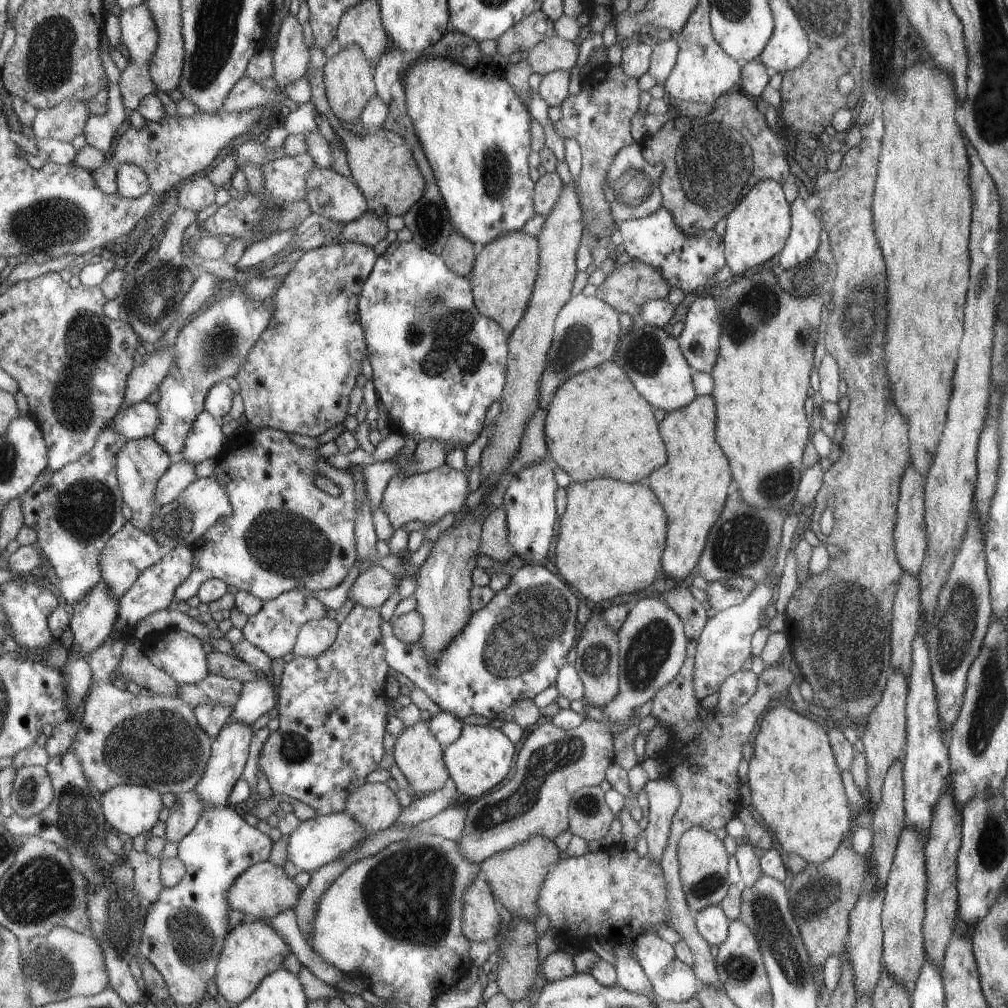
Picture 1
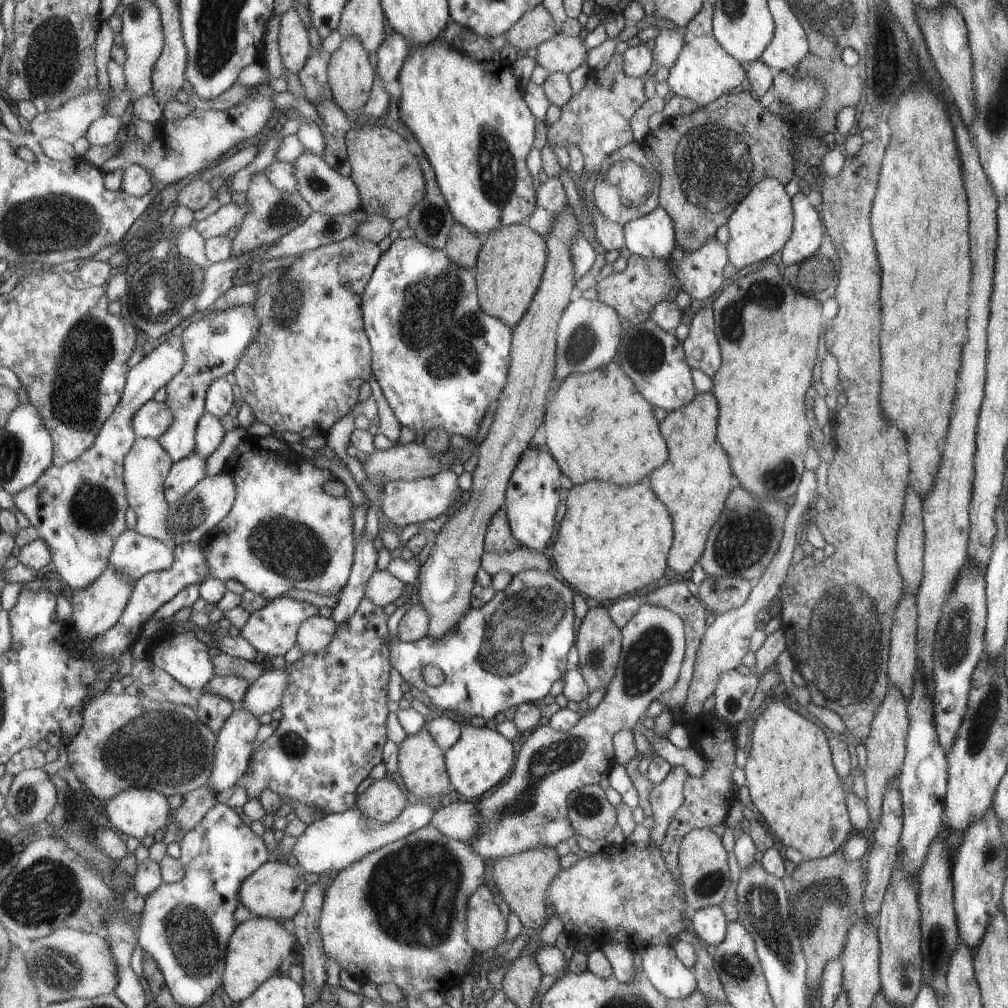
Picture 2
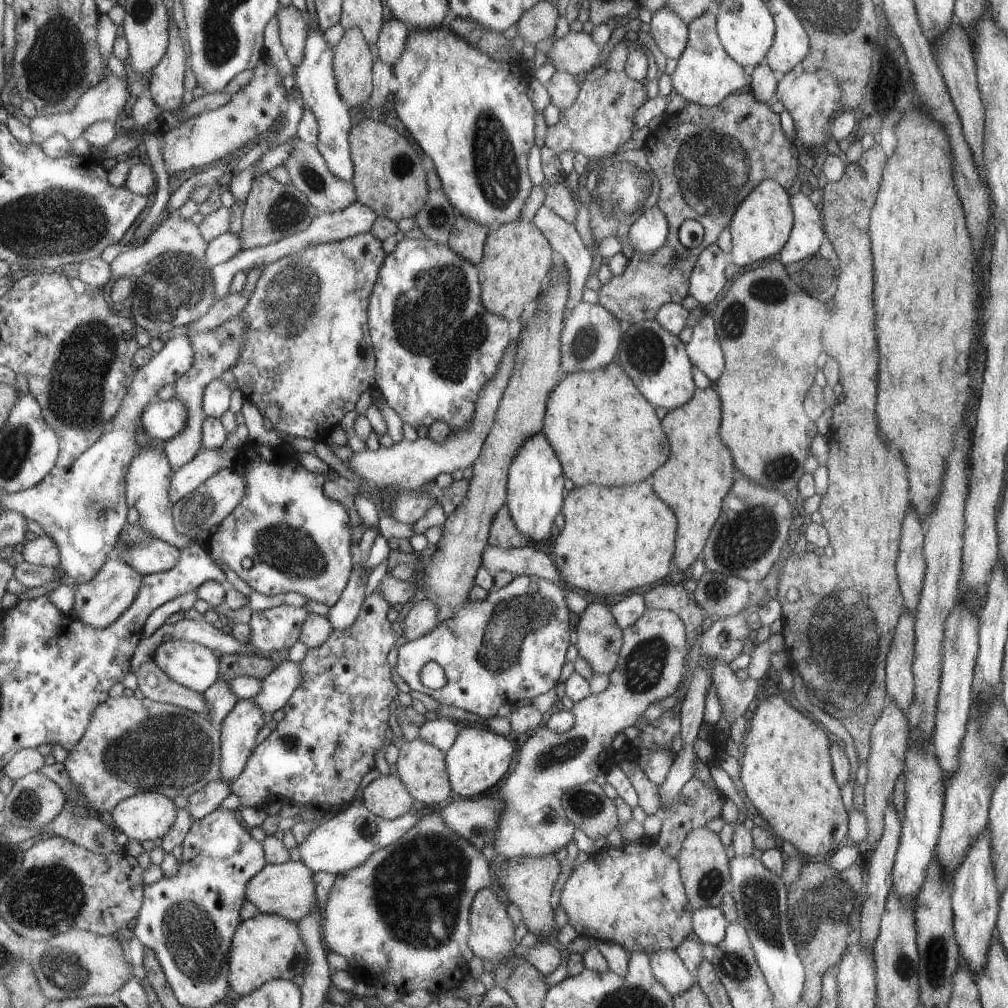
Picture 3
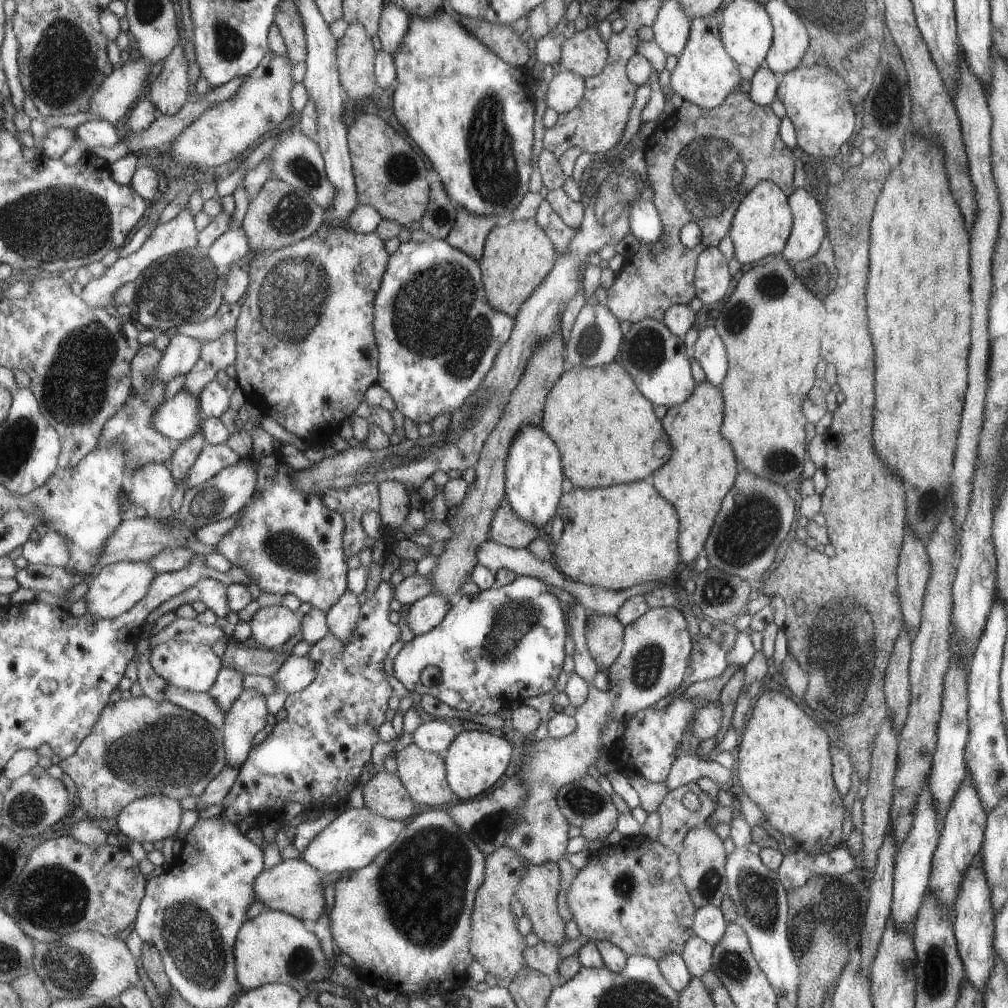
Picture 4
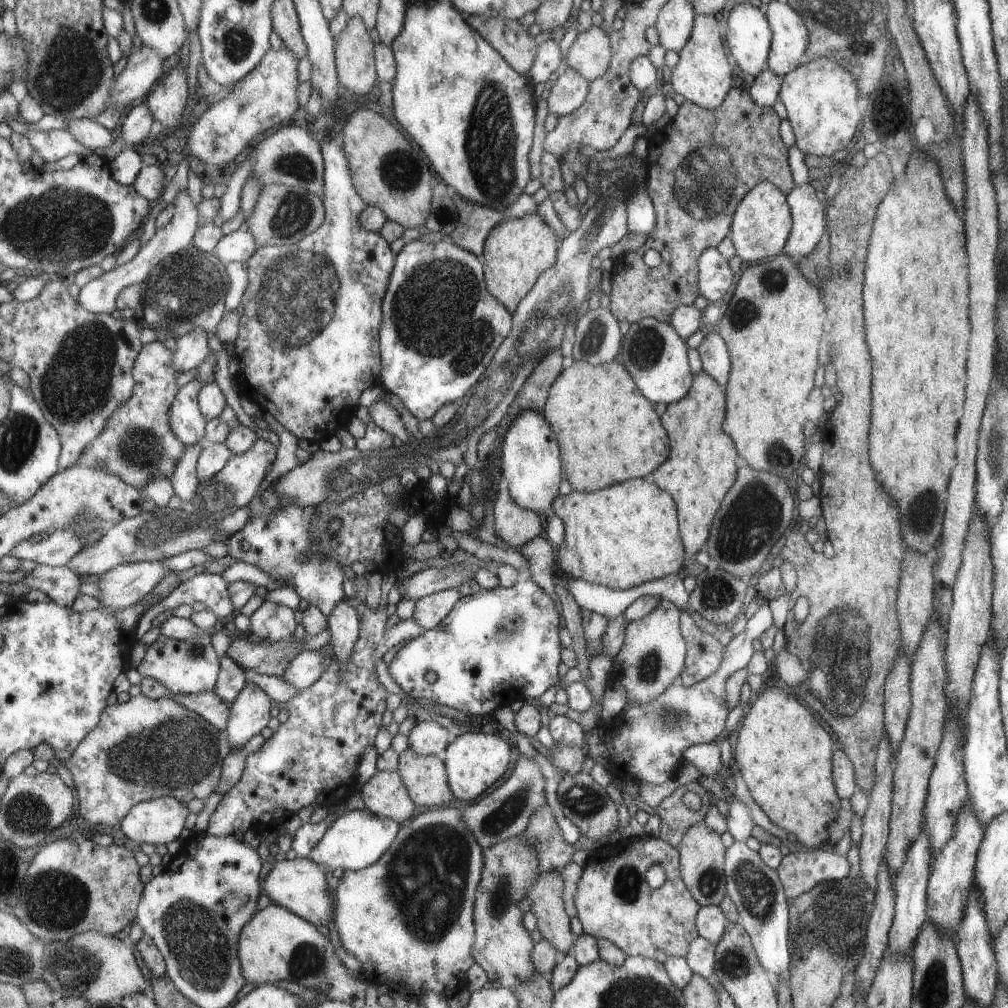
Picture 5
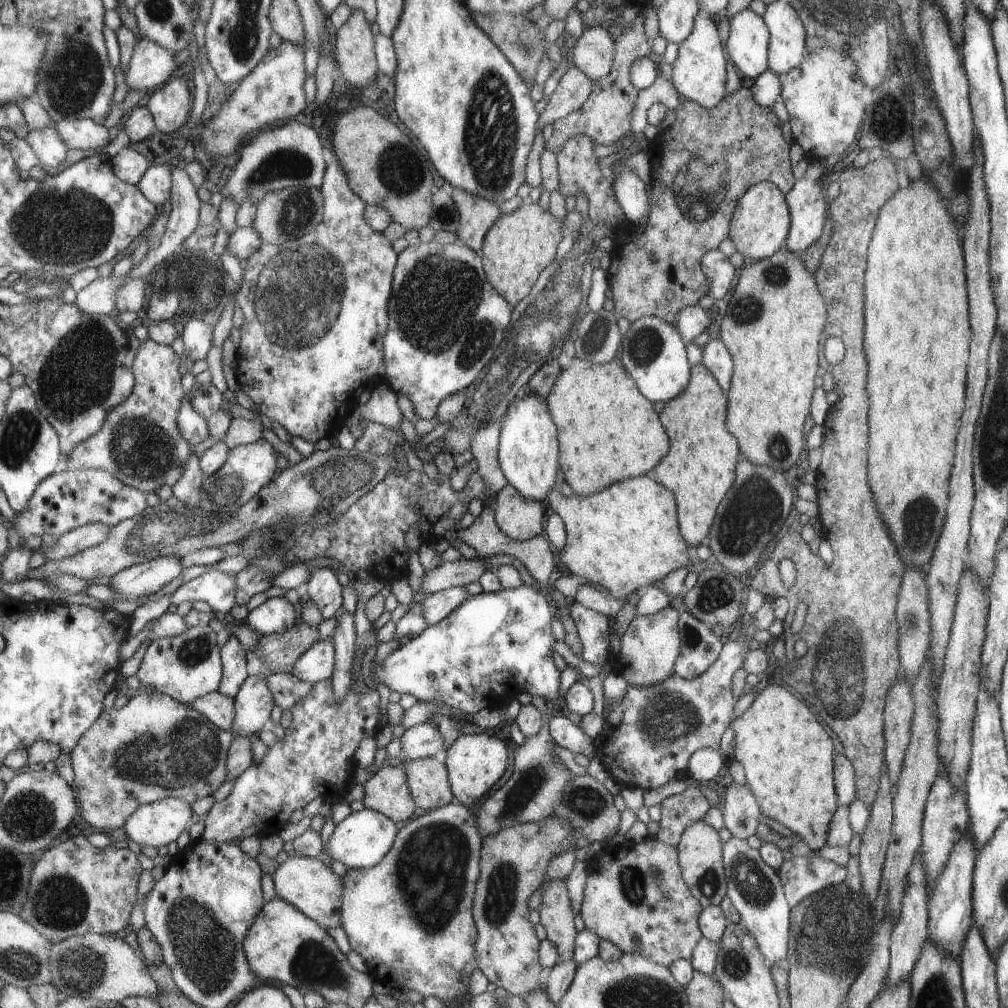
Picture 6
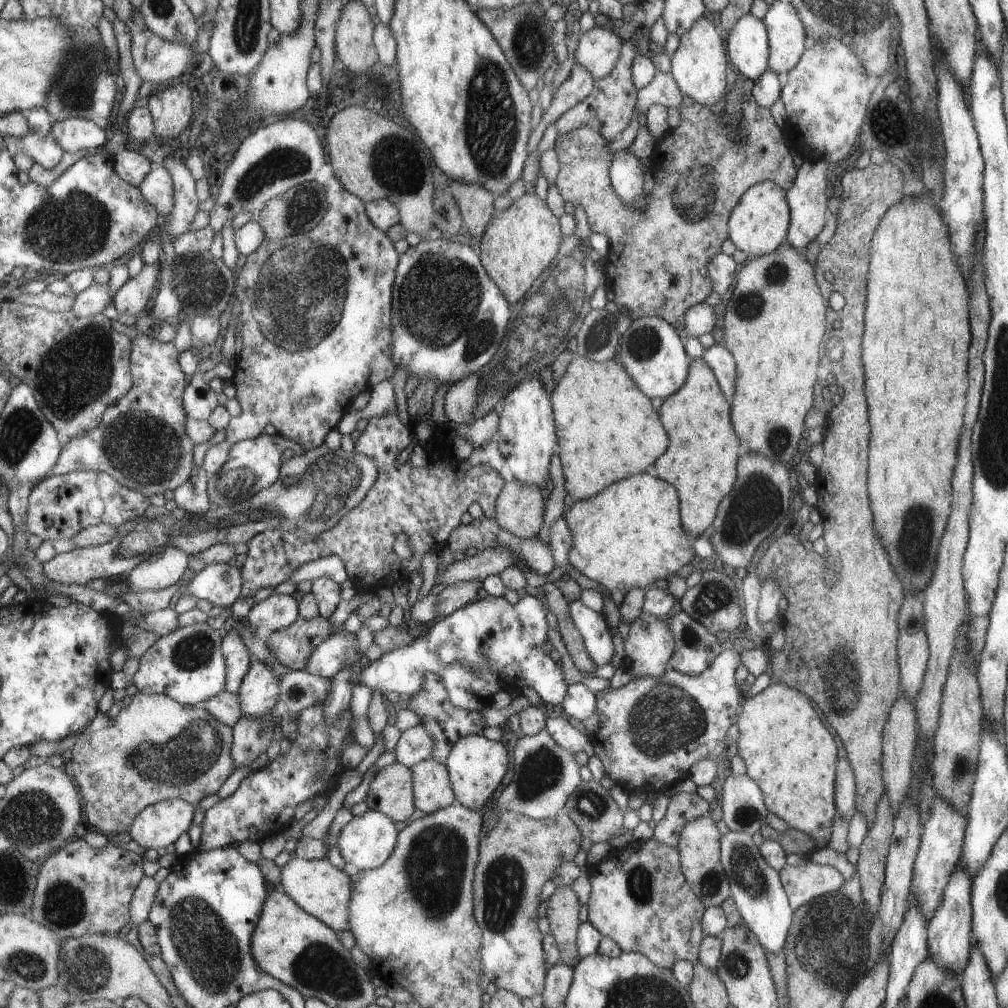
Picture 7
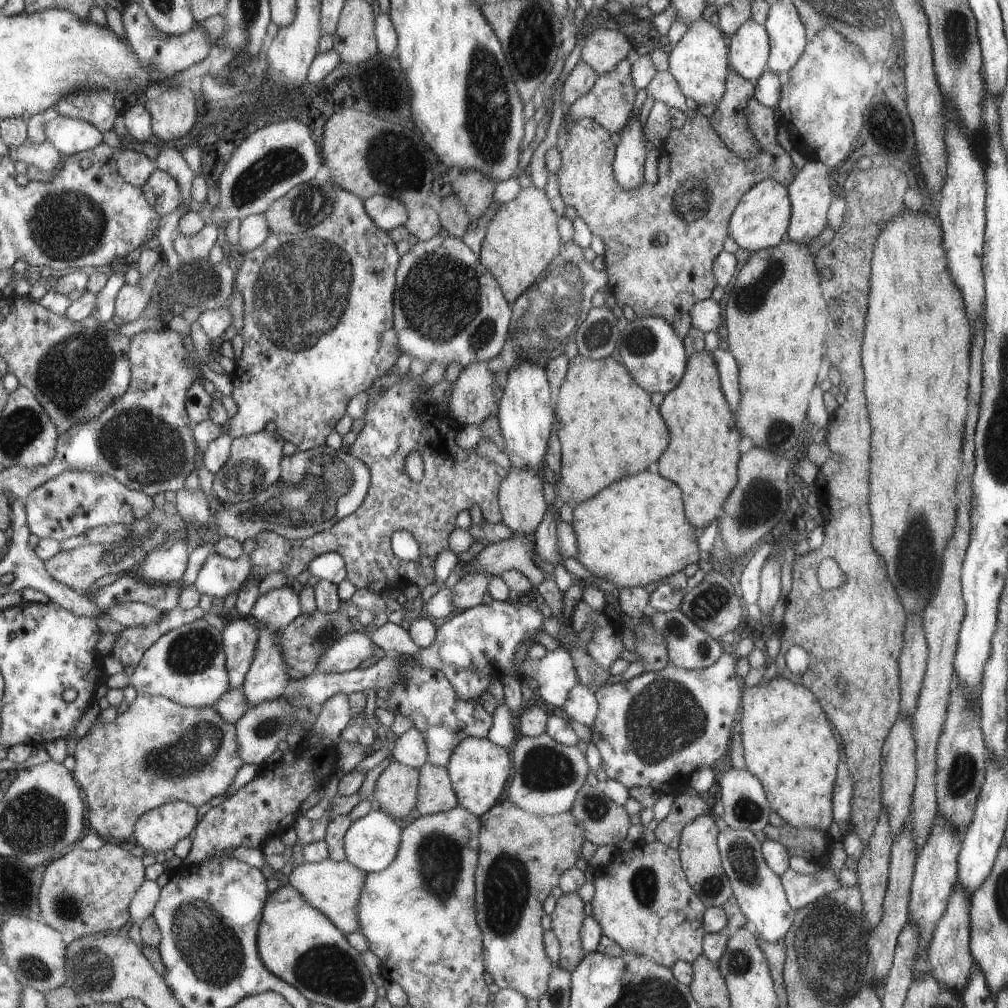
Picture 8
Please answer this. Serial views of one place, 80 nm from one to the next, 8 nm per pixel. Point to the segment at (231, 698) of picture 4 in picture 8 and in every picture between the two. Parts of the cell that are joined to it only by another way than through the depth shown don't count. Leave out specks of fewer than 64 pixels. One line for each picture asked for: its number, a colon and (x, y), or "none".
5: (233, 677)
6: (234, 656)
7: (238, 658)
8: (241, 636)

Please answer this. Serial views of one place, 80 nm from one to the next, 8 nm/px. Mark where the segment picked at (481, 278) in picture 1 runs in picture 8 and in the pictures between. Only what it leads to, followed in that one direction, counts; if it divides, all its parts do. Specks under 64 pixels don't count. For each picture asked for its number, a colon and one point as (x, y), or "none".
2: (510, 266)
3: (517, 258)
4: (517, 257)
5: (517, 250)
6: (519, 245)
7: (520, 241)
8: (520, 240)

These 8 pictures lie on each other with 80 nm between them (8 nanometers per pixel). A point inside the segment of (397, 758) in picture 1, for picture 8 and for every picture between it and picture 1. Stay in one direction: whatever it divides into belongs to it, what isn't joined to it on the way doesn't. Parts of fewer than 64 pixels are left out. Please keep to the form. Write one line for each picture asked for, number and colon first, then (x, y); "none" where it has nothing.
2: (420, 762)
3: (421, 767)
4: (422, 773)
5: (425, 777)
6: (428, 782)
7: (432, 791)
8: (436, 794)

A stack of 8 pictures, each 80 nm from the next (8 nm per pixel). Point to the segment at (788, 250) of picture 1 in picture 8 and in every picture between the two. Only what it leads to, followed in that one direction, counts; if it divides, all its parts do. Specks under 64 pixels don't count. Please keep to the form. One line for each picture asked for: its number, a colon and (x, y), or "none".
2: (806, 236)
3: (806, 235)
4: (807, 230)
5: (808, 217)
6: (805, 200)
7: (807, 195)
8: (809, 190)

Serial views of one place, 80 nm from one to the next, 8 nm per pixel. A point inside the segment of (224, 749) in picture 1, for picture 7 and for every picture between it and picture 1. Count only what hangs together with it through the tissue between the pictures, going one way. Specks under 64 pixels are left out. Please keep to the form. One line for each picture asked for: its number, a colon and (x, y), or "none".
2: (236, 740)
3: (239, 730)
4: (247, 716)
5: (250, 711)
6: (254, 702)
7: (259, 691)

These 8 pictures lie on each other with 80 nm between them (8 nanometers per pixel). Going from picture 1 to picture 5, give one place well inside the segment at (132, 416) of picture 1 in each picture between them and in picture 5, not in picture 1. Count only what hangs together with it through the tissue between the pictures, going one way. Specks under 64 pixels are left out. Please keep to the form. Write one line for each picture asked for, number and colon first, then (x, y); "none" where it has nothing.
2: (153, 420)
3: (164, 420)
4: (180, 418)
5: (188, 421)

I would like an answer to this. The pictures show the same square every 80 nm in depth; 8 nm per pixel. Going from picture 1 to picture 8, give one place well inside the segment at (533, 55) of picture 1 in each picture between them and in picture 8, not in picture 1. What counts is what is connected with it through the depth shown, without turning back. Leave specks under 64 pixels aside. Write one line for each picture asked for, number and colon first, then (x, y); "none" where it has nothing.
2: (563, 53)
3: (575, 52)
4: (585, 53)
5: (590, 54)
6: (594, 51)
7: (598, 49)
8: (602, 49)

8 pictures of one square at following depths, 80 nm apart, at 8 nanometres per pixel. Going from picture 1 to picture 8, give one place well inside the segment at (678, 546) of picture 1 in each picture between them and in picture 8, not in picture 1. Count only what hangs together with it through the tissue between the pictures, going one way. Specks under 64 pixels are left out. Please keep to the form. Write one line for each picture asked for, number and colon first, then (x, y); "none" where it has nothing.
2: (693, 482)
3: (696, 477)
4: (700, 469)
5: (701, 469)
6: (700, 468)
7: (700, 462)
8: (702, 459)

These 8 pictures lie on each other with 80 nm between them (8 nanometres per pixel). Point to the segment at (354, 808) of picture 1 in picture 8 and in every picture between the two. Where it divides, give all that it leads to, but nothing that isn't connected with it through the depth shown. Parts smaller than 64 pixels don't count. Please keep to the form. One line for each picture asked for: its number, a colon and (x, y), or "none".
2: (382, 800)
3: (386, 797)
4: (384, 794)
5: (384, 793)
6: (386, 791)
7: (390, 791)
8: (394, 792)

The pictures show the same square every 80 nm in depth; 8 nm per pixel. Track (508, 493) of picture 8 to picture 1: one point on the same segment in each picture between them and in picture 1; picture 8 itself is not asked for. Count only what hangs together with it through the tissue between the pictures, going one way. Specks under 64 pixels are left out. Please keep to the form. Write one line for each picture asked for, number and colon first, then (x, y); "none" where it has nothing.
1: (494, 543)
2: (498, 539)
3: (503, 533)
4: (507, 528)
5: (512, 523)
6: (520, 519)
7: (520, 506)

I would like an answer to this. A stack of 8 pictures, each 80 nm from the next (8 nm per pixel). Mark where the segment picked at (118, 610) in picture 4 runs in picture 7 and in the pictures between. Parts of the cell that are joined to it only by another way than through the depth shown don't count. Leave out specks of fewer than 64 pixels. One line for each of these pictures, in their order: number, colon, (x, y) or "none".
5: (122, 586)
6: (142, 579)
7: (161, 570)

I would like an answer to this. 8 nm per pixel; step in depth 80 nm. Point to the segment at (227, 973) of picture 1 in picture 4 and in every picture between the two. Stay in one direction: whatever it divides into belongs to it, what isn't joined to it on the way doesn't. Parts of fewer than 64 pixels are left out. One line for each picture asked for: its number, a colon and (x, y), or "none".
2: (260, 947)
3: (267, 947)
4: (273, 947)

